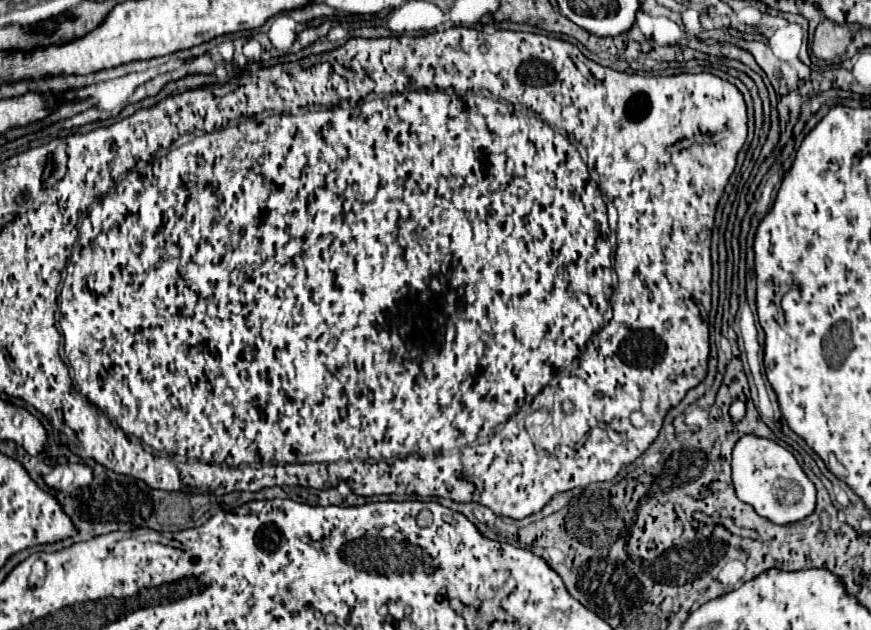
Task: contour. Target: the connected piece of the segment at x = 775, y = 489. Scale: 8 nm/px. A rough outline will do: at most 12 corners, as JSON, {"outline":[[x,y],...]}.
{"outline":[[774,440],[732,450],[742,502],[776,524],[814,512],[816,488]]}

